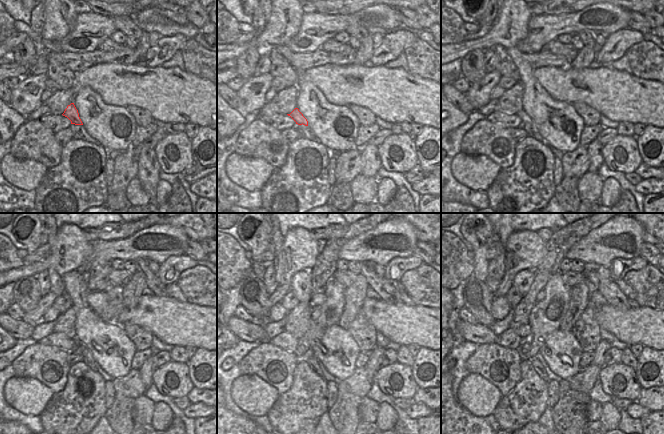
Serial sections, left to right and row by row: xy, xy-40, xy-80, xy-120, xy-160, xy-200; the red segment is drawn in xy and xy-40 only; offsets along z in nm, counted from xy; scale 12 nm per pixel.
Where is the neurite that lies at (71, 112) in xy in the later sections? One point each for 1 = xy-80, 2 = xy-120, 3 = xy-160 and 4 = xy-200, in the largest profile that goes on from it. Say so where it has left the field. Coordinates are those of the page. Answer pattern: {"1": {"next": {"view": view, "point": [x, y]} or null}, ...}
{"1": {"next": {"view": "xy-80", "point": [525, 118]}}, "2": {"next": {"view": "xy-120", "point": [87, 356]}}, "3": {"next": {"view": "xy-160", "point": [312, 362]}}, "4": {"next": {"view": "xy-200", "point": [538, 367]}}}

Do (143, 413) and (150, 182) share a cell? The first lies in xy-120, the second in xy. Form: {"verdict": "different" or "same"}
{"verdict": "different"}

